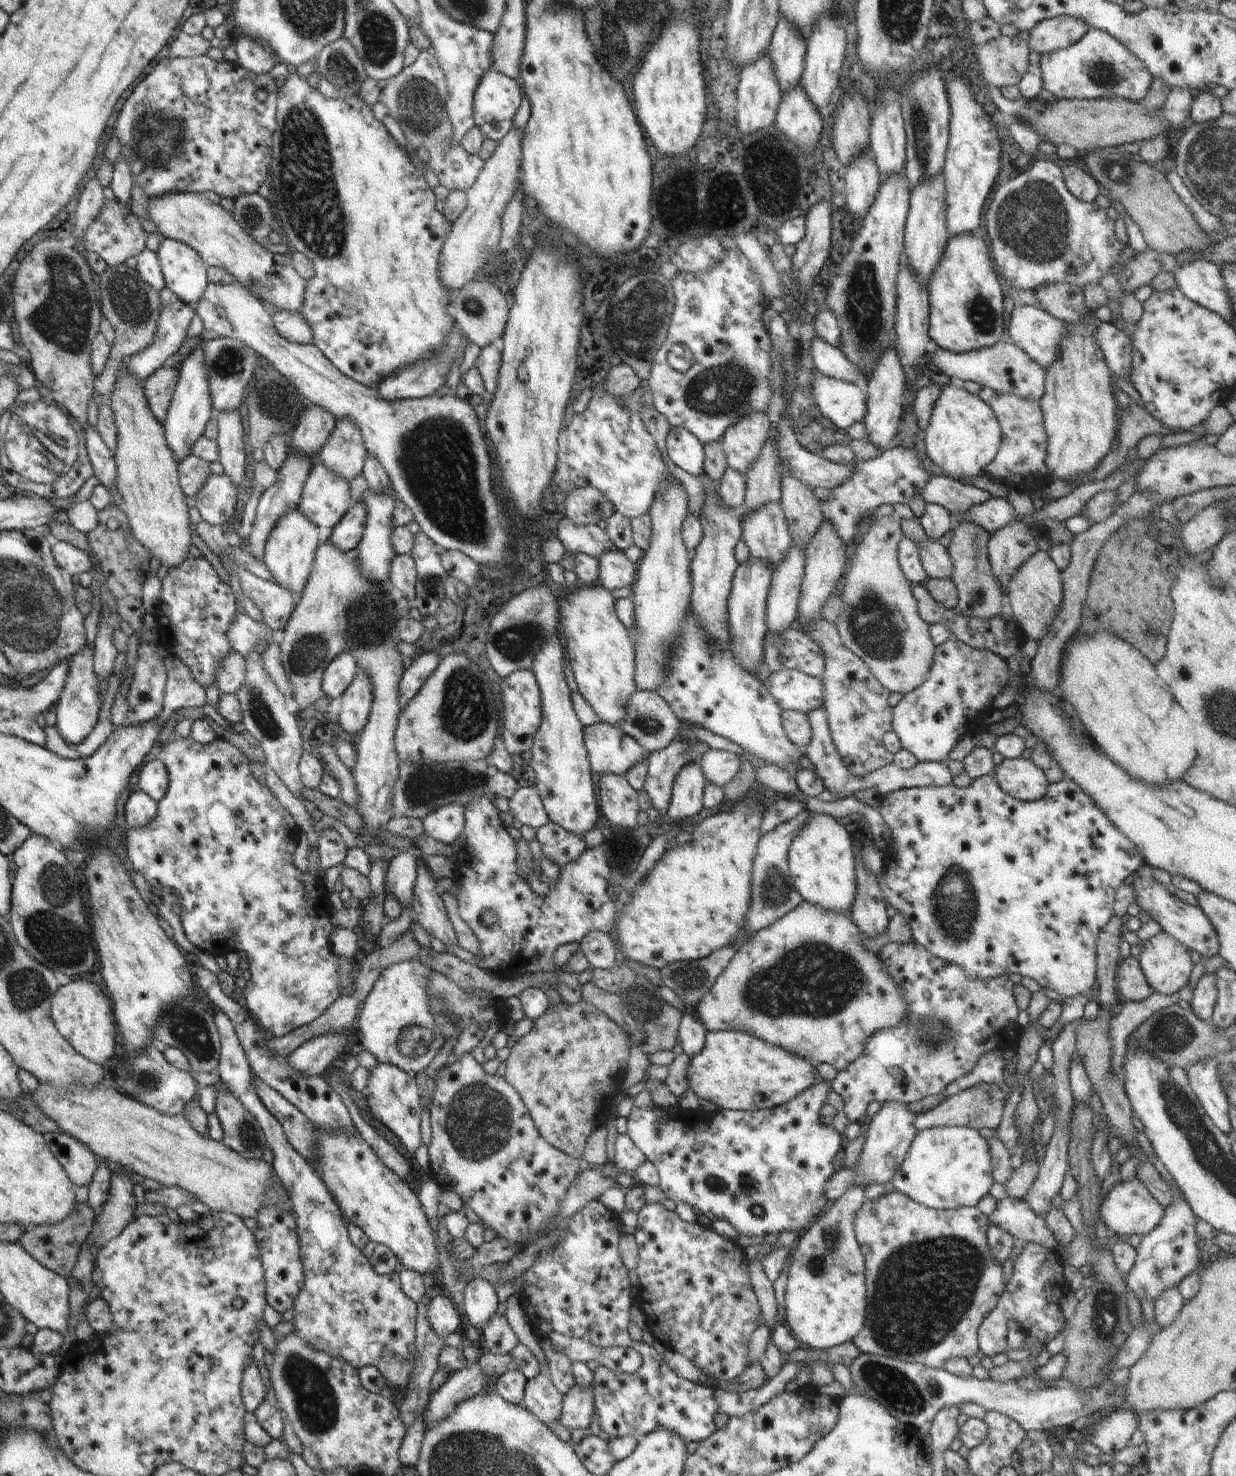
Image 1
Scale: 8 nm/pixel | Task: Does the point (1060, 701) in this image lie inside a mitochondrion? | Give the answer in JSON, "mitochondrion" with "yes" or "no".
{"mitochondrion":"no"}

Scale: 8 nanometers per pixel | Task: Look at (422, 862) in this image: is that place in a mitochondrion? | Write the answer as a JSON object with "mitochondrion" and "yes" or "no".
{"mitochondrion":"no"}

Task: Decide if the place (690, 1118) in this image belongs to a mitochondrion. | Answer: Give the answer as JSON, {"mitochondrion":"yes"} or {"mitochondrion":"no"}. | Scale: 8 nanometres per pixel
{"mitochondrion":"no"}

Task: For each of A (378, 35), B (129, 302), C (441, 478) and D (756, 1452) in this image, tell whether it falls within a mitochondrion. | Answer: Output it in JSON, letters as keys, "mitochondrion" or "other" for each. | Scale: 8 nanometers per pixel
{"A":"mitochondrion","B":"mitochondrion","C":"mitochondrion","D":"mitochondrion"}

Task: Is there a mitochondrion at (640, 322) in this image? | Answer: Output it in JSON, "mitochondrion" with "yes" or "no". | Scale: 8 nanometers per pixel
{"mitochondrion":"yes"}

